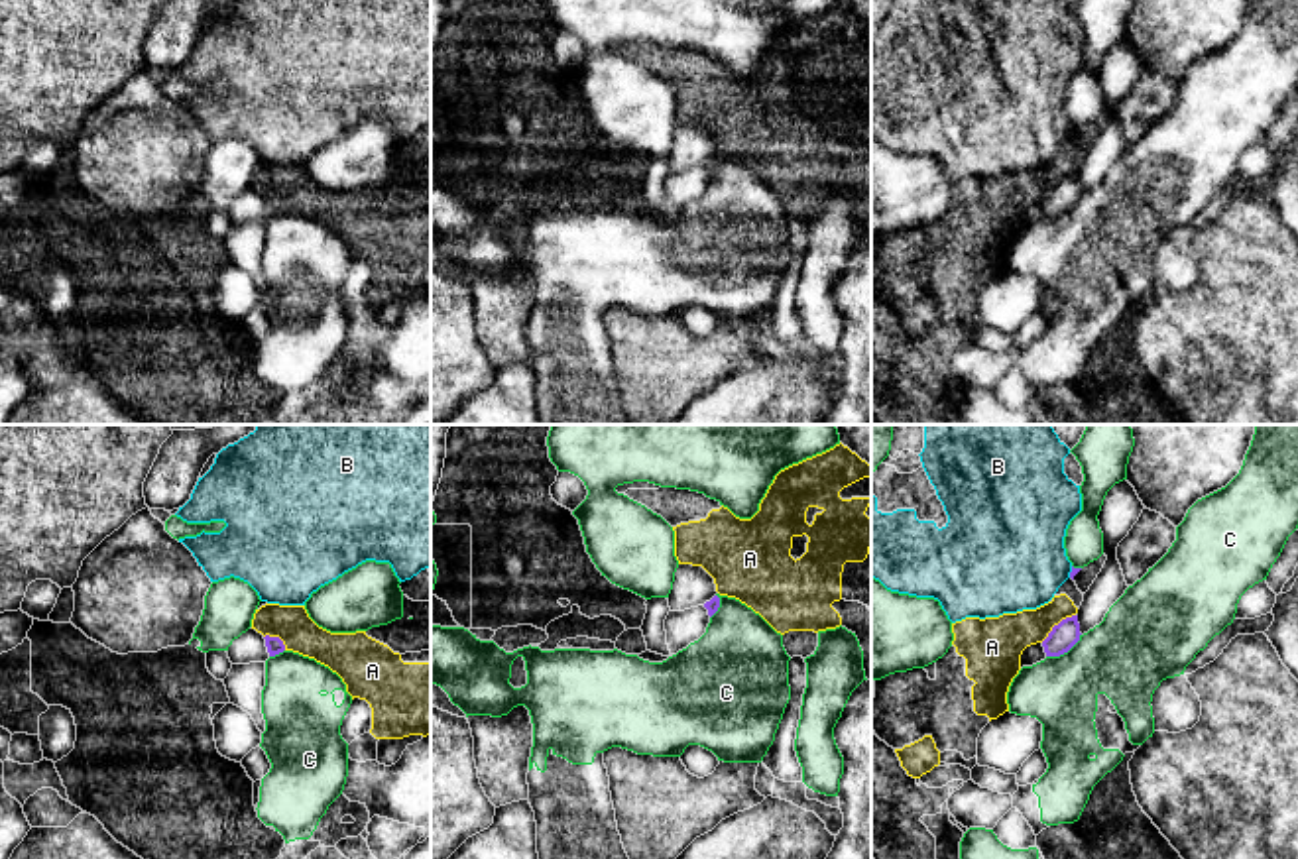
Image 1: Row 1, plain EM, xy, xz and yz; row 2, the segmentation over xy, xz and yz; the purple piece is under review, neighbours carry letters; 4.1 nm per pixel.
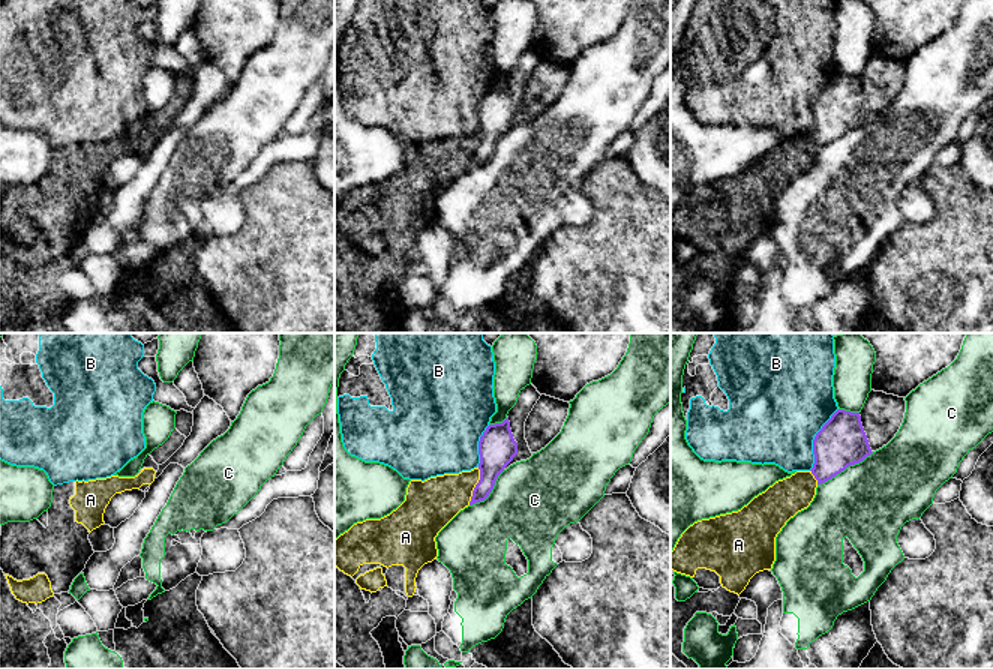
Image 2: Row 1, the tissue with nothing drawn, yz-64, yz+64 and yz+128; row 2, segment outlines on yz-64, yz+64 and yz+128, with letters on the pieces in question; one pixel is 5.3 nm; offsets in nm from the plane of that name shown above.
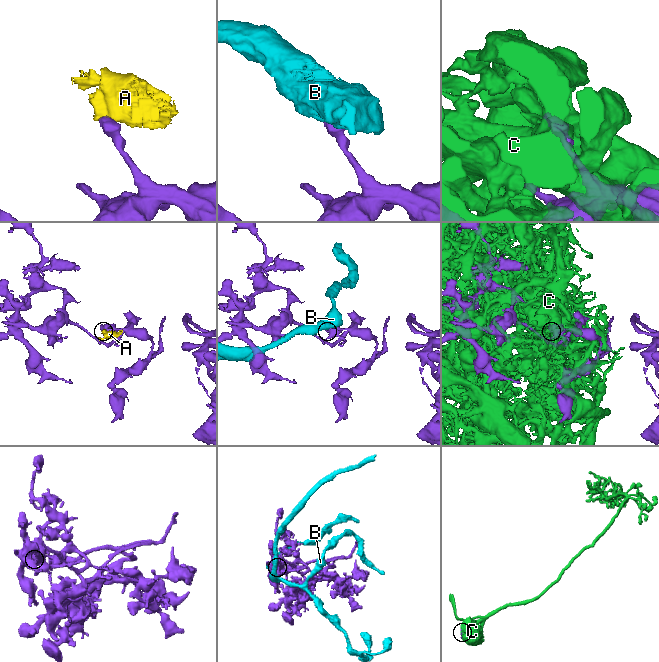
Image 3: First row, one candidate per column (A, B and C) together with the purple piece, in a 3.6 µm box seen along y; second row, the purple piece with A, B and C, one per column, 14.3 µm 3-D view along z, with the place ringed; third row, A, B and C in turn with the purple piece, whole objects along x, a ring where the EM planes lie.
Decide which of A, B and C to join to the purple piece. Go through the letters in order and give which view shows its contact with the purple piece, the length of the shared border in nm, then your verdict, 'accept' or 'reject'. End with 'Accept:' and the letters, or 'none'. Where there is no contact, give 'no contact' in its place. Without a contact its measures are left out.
A: contact in yz; length 180 nm; reject
B: contact in yz; length 50 nm; reject
C: contact in yz; length 170 nm; reject
Accept: none

